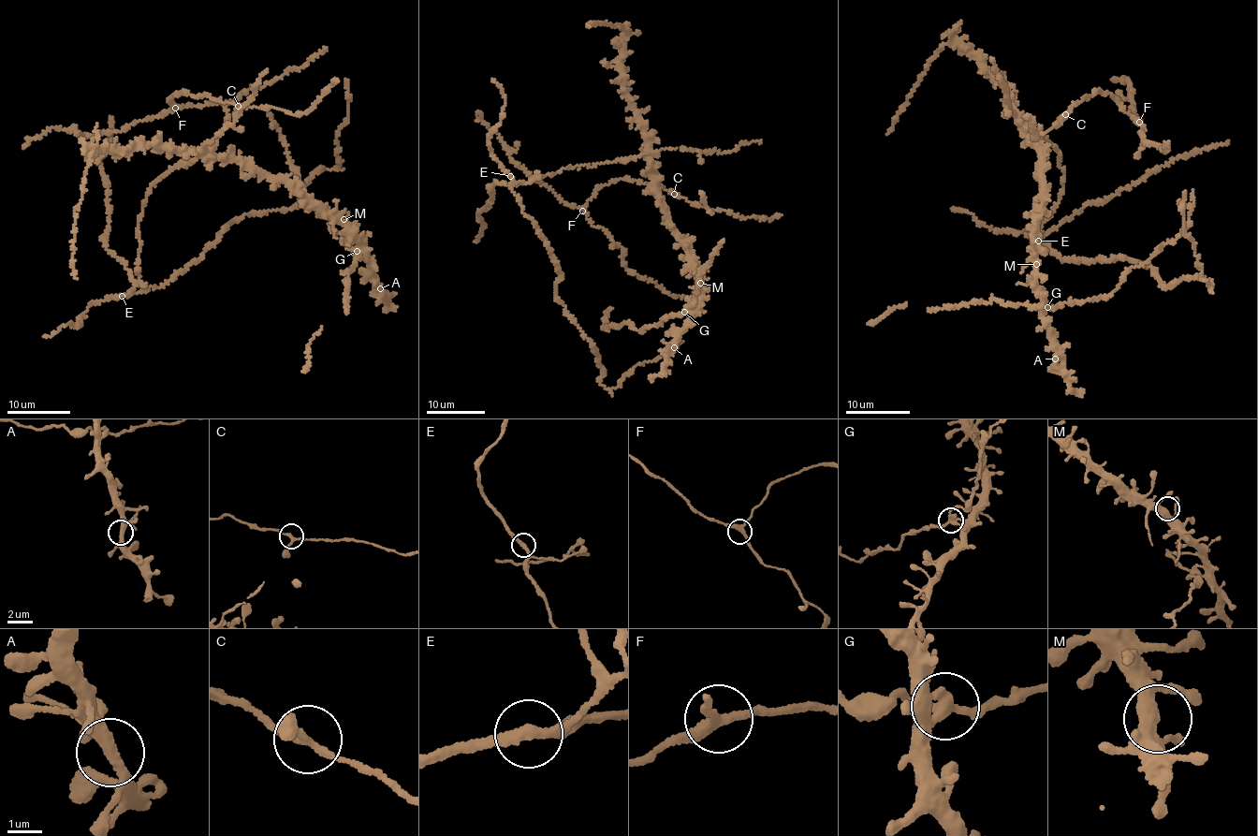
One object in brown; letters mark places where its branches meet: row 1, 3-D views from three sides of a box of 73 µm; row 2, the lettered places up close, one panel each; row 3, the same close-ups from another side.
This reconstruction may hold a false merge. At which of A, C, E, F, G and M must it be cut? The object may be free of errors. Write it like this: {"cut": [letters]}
{"cut": ["G"]}

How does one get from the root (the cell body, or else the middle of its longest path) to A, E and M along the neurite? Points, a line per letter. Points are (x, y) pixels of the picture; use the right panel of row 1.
A: (1059, 164), (1056, 148), (1019, 126), (1035, 138), (1039, 152), (1042, 202), (1033, 217), (1034, 281), (1055, 359)
E: (1059, 164), (1063, 169), (1060, 202), (1052, 215), (1042, 223), (1038, 242)
M: (1059, 164), (1056, 148), (1019, 126), (1029, 128), (1035, 138), (1041, 165), (1042, 202), (1031, 232), (1036, 264)

